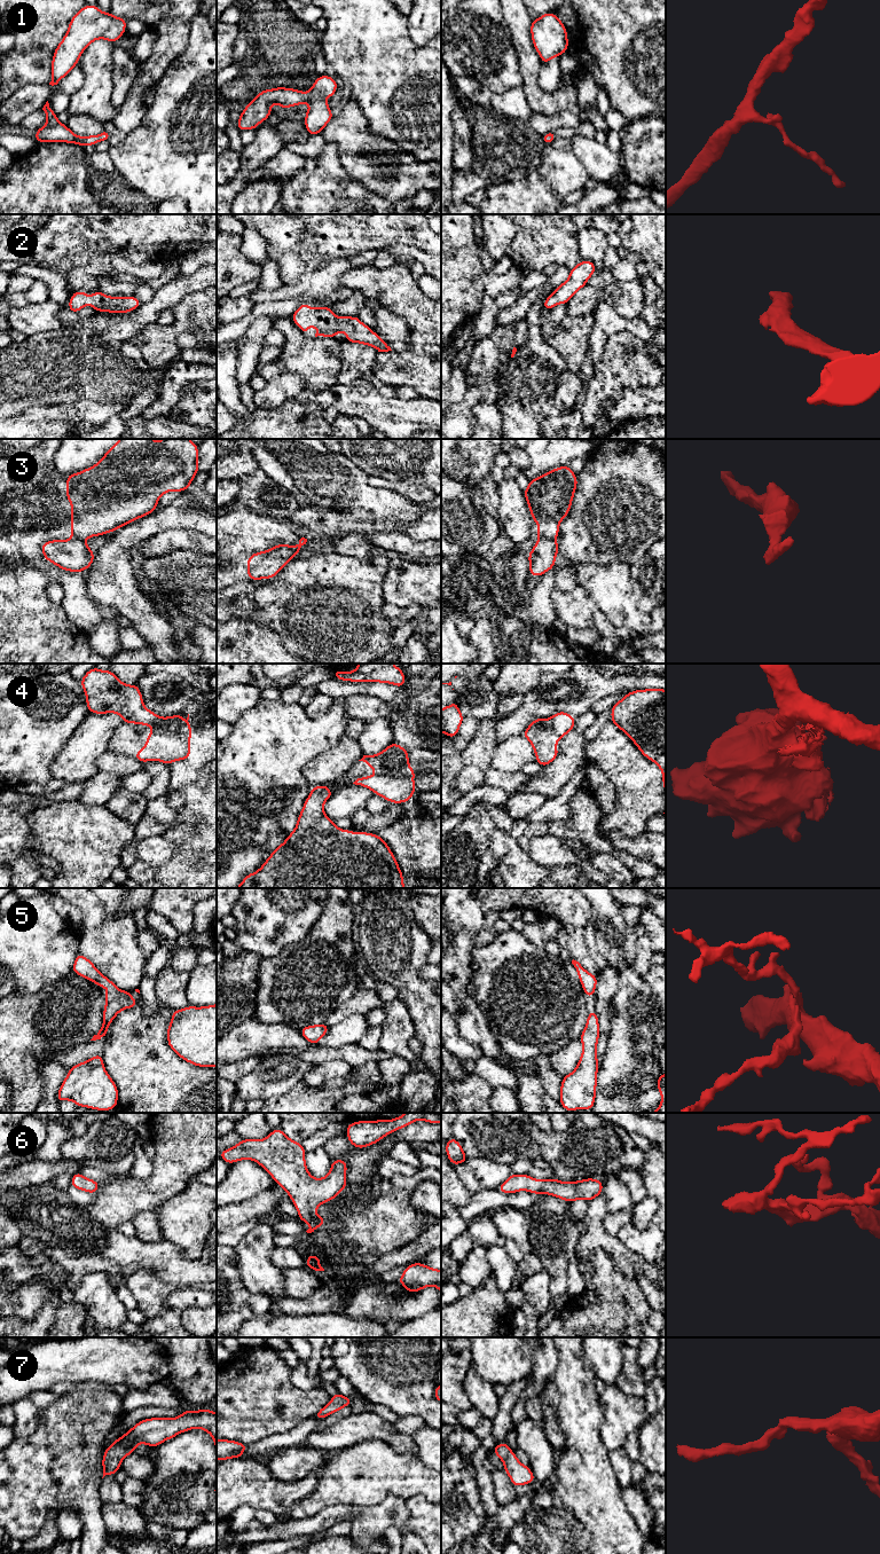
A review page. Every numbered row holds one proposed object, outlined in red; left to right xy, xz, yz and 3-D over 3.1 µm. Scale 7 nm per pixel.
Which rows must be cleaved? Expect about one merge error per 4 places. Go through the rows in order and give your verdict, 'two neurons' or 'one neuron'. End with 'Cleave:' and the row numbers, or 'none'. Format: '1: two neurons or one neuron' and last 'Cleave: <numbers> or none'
1: one neuron
2: one neuron
3: two neurons
4: two neurons
5: one neuron
6: one neuron
7: one neuron
Cleave: 3, 4

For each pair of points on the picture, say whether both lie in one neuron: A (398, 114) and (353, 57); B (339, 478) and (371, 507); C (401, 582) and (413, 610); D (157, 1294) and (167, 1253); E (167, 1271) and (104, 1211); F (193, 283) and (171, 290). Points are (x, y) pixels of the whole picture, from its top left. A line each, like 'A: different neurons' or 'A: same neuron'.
A: same neuron
B: same neuron
C: different neurons
D: different neurons
E: different neurons
F: same neuron

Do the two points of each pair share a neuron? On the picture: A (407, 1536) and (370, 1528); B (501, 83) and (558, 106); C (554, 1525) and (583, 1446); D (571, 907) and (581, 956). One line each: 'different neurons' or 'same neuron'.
A: same neuron
B: different neurons
C: different neurons
D: same neuron

